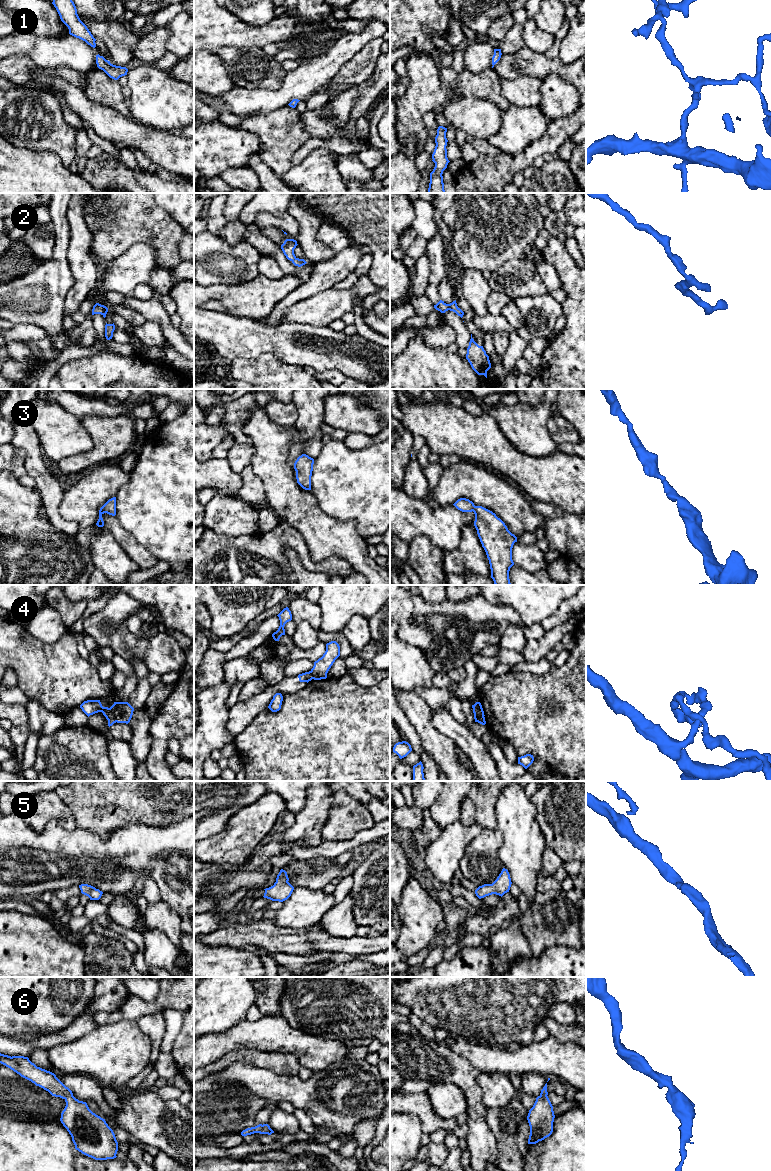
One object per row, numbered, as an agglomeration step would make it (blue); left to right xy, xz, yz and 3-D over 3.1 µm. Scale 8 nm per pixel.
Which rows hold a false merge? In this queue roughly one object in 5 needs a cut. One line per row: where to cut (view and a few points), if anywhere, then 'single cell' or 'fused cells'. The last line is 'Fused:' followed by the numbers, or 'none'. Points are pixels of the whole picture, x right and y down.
1: no cut | single cell
2: no cut | single cell
3: no cut | single cell
4: xy (109, 708), (110, 714), (116, 721) | fused cells
5: no cut | single cell
6: no cut | single cell
Fused: 4

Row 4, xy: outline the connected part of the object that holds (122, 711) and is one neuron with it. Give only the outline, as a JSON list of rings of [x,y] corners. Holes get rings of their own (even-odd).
[[[114,702],[110,707],[111,715],[117,723],[128,724],[132,718],[134,708],[128,702]]]

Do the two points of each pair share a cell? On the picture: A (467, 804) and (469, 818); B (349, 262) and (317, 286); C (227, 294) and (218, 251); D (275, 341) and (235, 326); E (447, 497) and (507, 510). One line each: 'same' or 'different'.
A: same
B: same
C: different
D: same
E: same

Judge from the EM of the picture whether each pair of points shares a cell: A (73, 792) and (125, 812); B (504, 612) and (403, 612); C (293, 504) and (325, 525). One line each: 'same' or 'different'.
A: same
B: same
C: same

